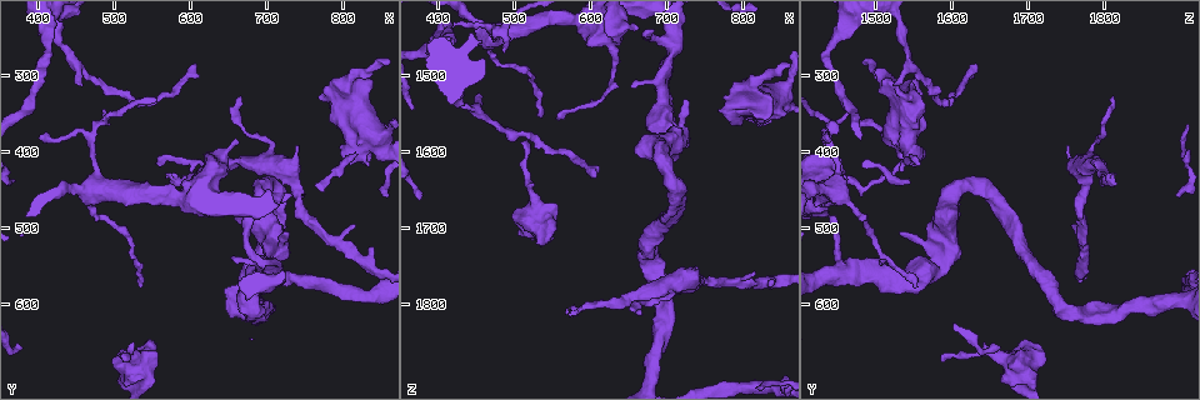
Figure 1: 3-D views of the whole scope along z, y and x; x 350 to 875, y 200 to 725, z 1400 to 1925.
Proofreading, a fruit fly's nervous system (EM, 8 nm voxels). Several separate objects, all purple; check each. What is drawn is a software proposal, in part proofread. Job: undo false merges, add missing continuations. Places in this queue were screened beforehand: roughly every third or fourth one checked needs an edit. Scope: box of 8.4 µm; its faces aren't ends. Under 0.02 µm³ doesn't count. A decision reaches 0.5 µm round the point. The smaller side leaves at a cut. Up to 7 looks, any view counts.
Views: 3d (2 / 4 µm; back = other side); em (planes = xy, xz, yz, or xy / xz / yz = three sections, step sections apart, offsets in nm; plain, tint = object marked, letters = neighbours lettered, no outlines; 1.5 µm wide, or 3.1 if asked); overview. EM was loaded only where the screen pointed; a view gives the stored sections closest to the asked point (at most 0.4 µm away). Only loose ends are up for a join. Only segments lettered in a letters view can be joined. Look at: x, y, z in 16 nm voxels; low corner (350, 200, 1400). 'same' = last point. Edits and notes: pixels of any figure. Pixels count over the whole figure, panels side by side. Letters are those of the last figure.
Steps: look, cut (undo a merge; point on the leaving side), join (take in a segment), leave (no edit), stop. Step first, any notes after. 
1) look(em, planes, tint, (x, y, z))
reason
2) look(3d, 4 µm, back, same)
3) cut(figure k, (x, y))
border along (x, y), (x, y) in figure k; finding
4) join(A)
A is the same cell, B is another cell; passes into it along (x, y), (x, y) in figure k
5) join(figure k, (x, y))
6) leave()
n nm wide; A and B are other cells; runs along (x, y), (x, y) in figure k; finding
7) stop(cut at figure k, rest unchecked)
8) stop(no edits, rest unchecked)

look(em, xy, step 4, tint, (525, 665, 1670))
sudden change in width

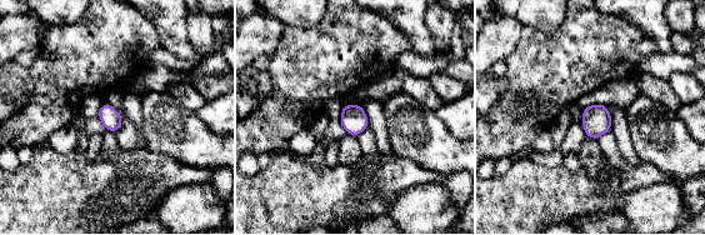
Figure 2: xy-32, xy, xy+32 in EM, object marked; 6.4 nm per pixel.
look(em, planes, letters, same)
cut it another way

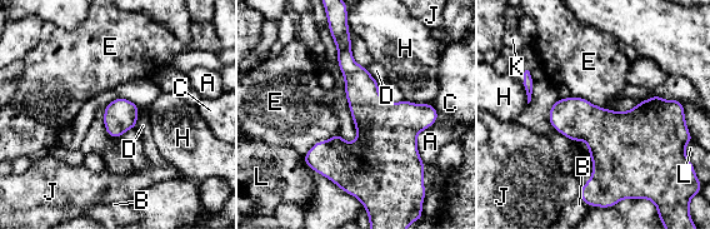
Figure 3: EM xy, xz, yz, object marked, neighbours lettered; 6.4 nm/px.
leave()
A, B, C, D, E, H, J, K and L are other cells; border along (338, 132), (318, 140), (303, 157) in figure 3; all the same cell

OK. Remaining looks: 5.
look(em, planes, tint, (570, 430, 1815))
an open end

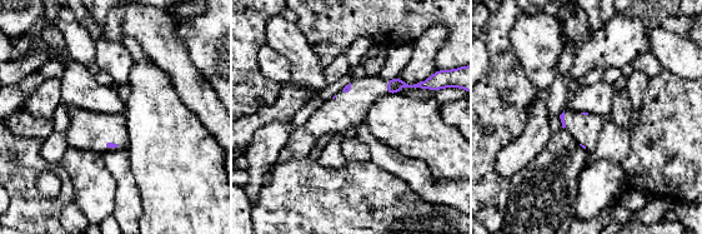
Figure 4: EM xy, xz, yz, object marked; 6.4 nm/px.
look(em, planes, letters, same)

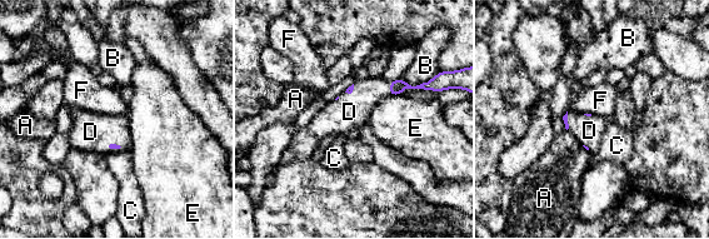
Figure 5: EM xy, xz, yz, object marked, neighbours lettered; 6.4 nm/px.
join(D)
D is the same cell, A, B, C, E and F are other cells; passes into it along (395, 88), (389, 89), (355, 108) in figure 5; the cell continues

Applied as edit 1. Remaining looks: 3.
look(3d, 4 µm, (820, 400, 1545))

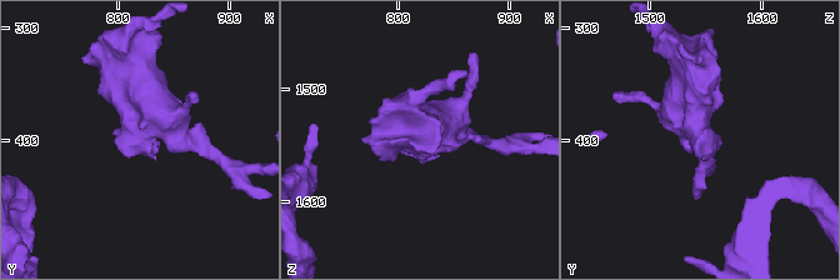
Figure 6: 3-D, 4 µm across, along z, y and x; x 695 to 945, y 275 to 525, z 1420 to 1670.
look(em, planes, plain, (820, 400, 1550))
now the EM

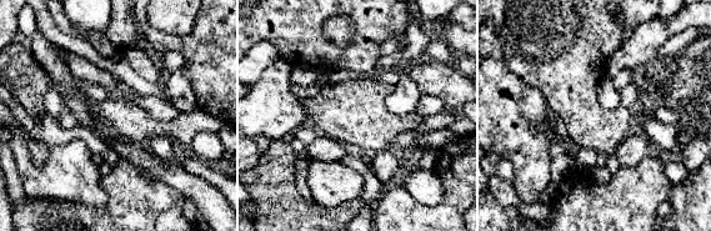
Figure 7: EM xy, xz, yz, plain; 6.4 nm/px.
look(em, planes, letters, same)

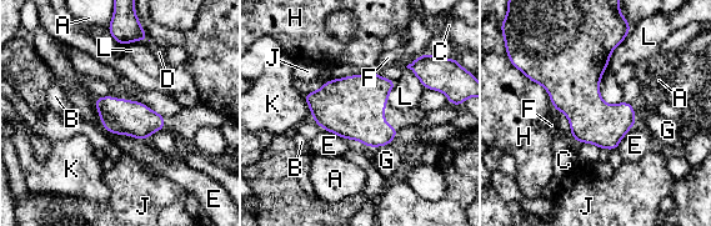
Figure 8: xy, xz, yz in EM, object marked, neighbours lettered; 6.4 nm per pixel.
leave()
240 nm wide; A, B, C, D, E, F, G, H, J, K and L are other cells; border along (94, 98), (106, 130), (146, 140) in figure 8; one cell here

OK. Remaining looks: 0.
stop(join at figure 5, rest unchecked)

